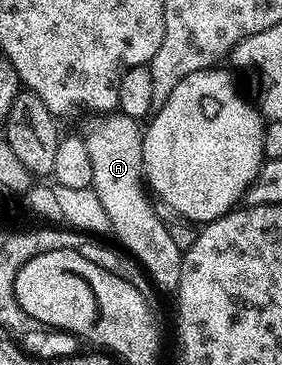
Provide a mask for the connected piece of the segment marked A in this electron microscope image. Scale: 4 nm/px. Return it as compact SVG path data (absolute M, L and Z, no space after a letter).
M100 112L90 118L82 137L93 168L91 188L96 191L106 212L111 233L116 233L115 241L143 266L144 273L159 289L161 286L174 292L182 280L184 256L178 244L170 240L170 232L166 232L157 207L152 207L153 199L146 189L141 123L119 112Z

